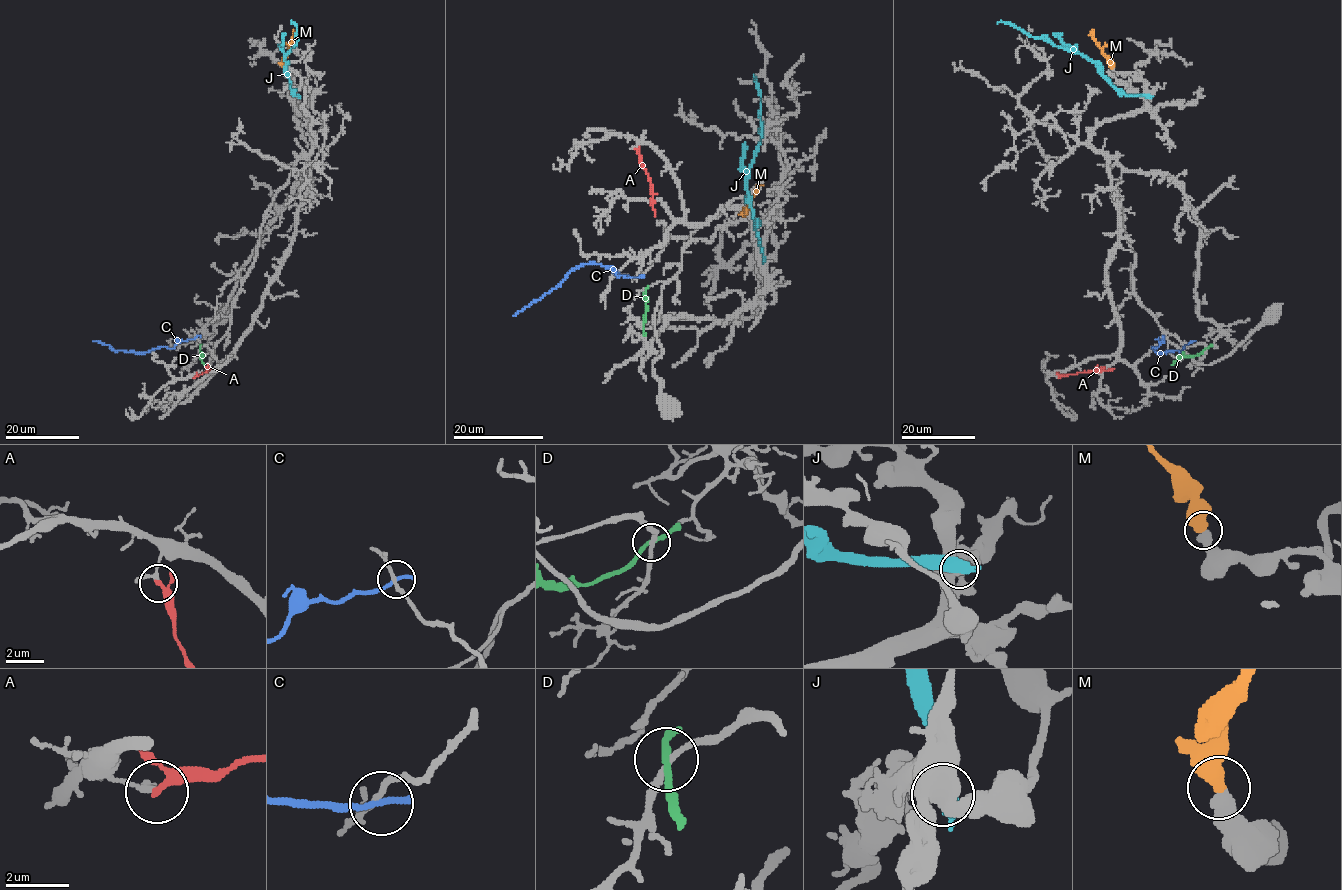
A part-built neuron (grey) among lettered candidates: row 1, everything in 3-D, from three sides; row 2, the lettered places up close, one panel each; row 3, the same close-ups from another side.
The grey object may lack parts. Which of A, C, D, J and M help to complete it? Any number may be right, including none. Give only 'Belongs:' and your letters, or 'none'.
Belongs: M

